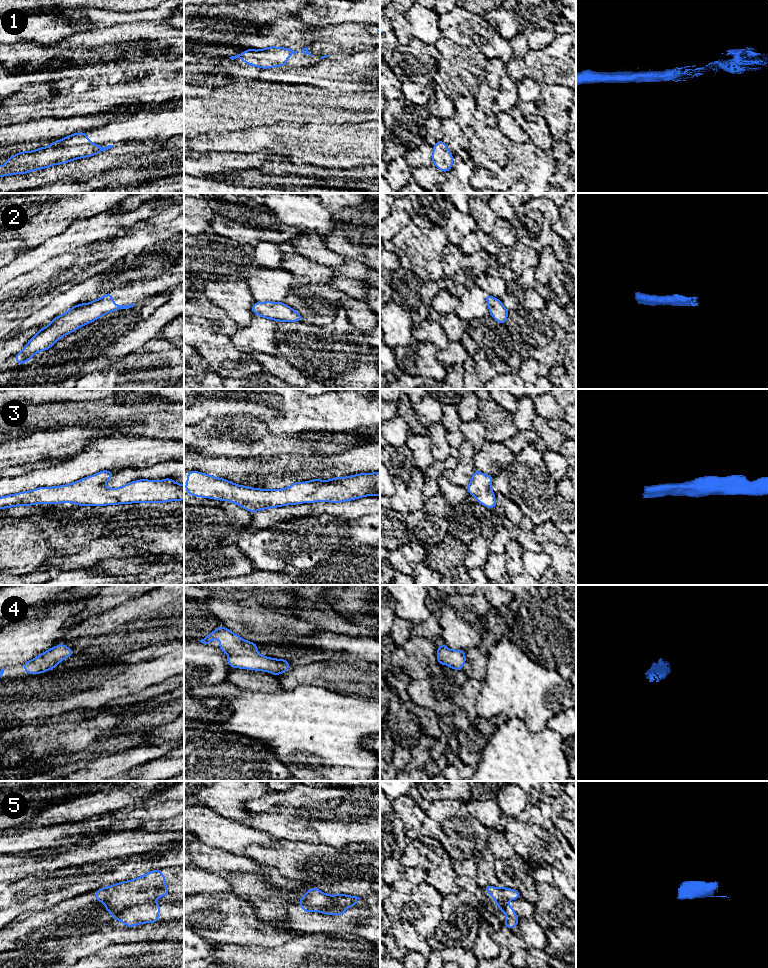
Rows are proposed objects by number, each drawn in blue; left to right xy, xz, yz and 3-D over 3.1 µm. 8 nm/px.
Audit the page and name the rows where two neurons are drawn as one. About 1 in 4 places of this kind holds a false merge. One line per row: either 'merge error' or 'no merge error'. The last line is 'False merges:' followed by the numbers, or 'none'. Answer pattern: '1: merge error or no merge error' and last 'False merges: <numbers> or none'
1: no merge error
2: no merge error
3: no merge error
4: no merge error
5: merge error
False merges: 5

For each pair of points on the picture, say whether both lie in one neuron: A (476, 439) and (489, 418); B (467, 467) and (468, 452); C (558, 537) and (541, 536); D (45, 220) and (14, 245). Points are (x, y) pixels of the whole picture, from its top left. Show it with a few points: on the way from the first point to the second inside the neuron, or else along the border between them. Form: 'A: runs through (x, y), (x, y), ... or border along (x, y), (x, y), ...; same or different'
A: border along (477, 418), (484, 427); different
B: runs through (467, 463), (467, 456); same
C: runs through (554, 536), (545, 536); same
D: runs through (37, 228), (32, 233), (22, 237); same

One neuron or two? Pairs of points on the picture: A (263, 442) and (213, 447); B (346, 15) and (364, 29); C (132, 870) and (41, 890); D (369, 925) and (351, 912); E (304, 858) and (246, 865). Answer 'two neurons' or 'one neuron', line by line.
A: one neuron
B: two neurons
C: one neuron
D: two neurons
E: two neurons

